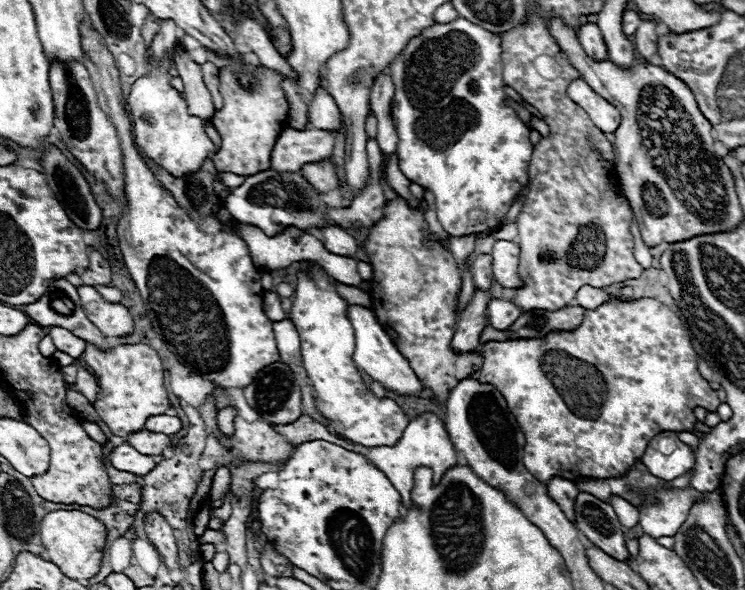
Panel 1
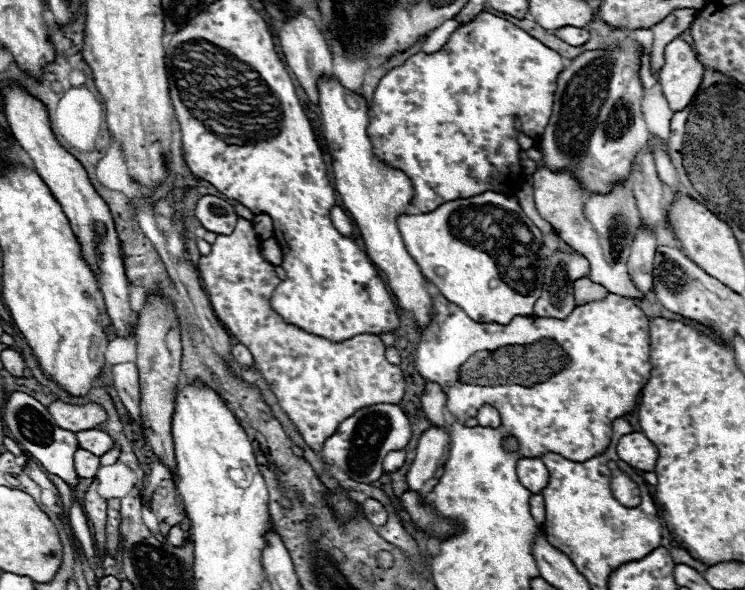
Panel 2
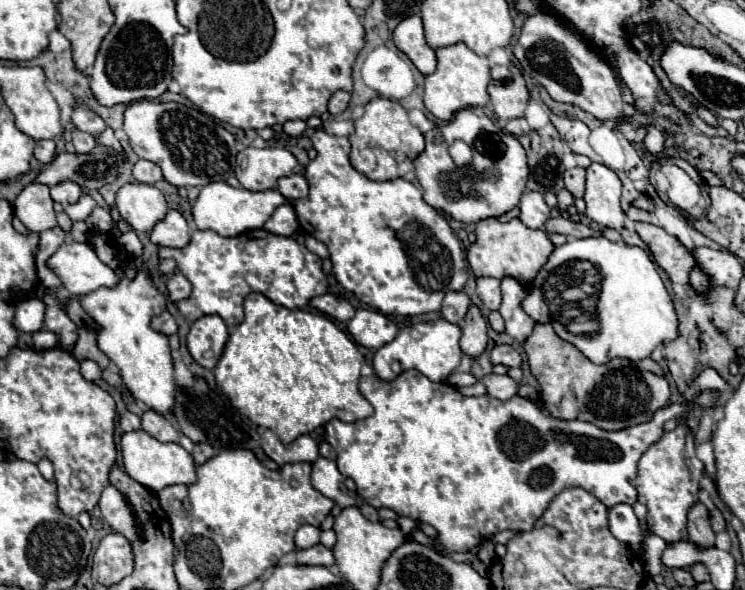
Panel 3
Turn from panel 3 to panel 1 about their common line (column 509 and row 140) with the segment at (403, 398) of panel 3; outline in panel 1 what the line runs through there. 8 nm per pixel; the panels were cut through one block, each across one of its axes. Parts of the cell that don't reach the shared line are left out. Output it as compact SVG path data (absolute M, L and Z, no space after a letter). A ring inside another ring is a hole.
M456 18L448 24L434 24L412 38L400 54L402 58L396 58L390 66L390 76L396 86L392 118L400 138L396 152L398 166L408 180L434 194L438 222L450 236L492 232L502 226L510 204L528 182L528 164L534 146L528 138L530 128L506 102L500 46L500 34L492 34L464 18Z

